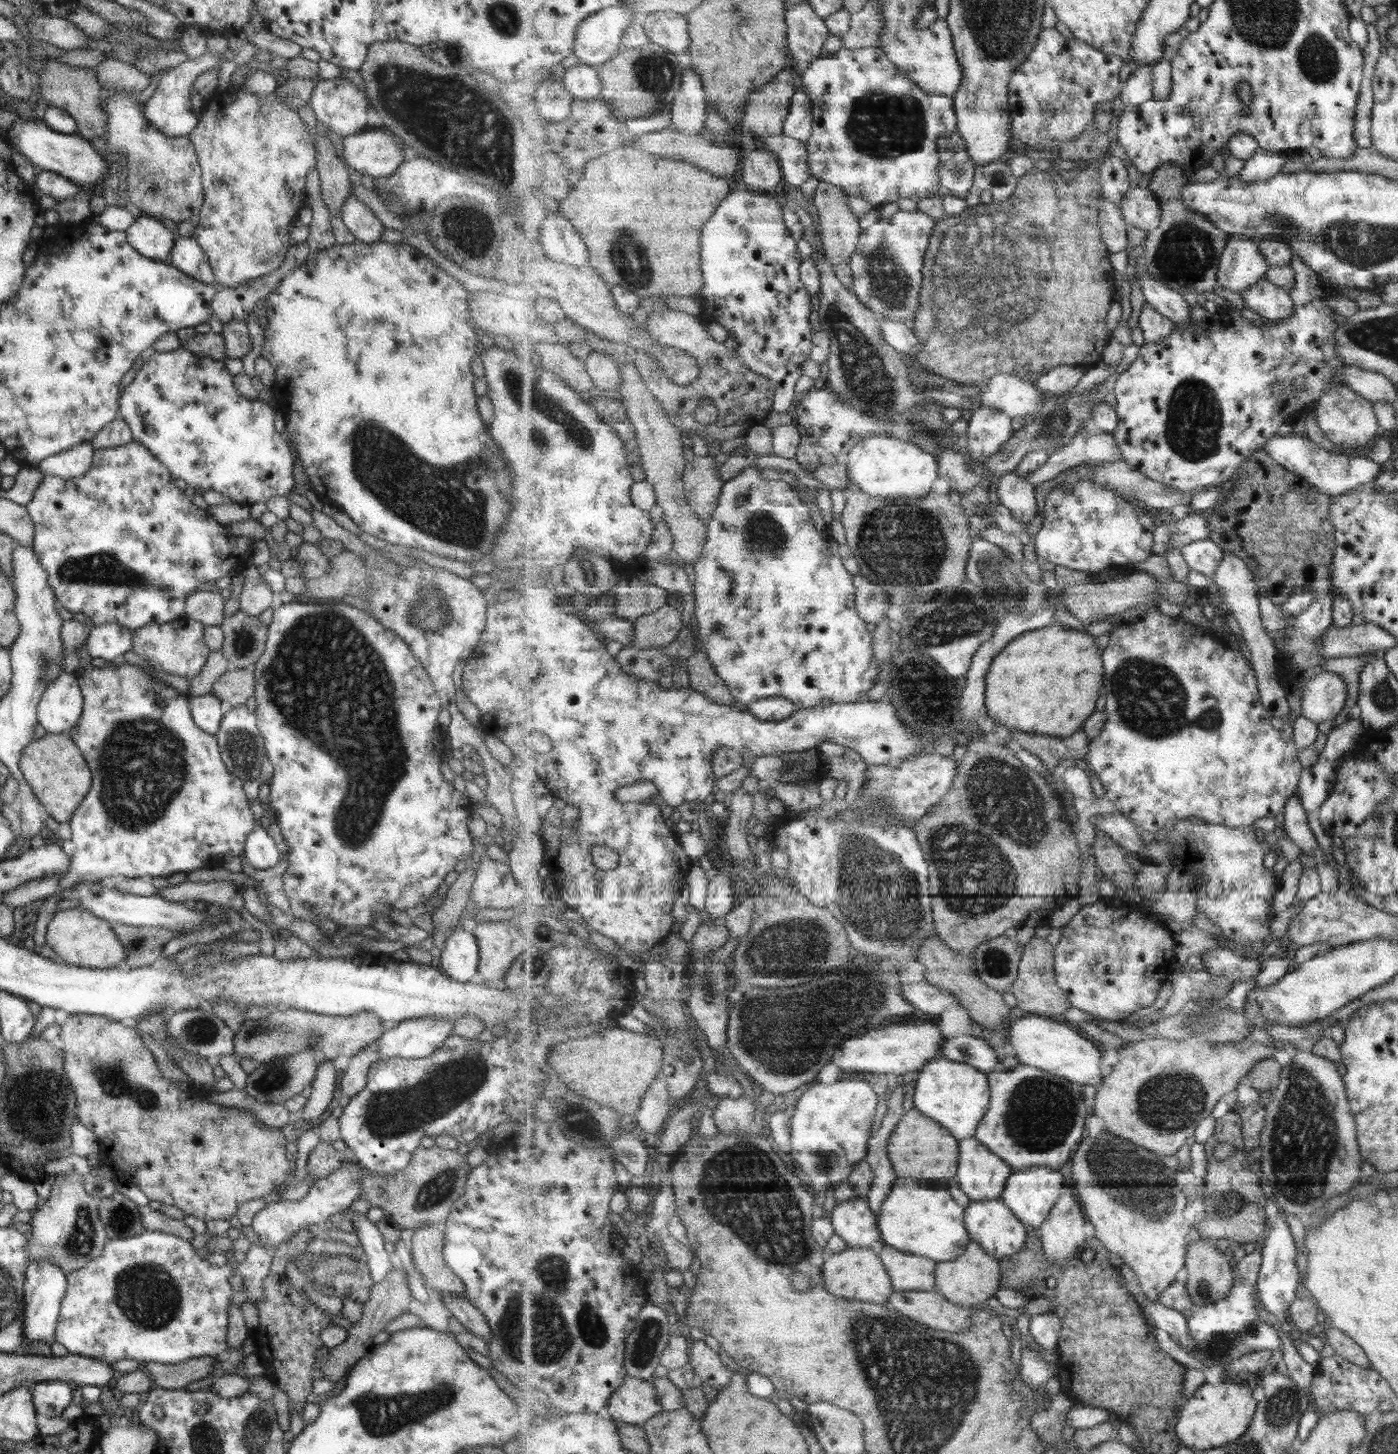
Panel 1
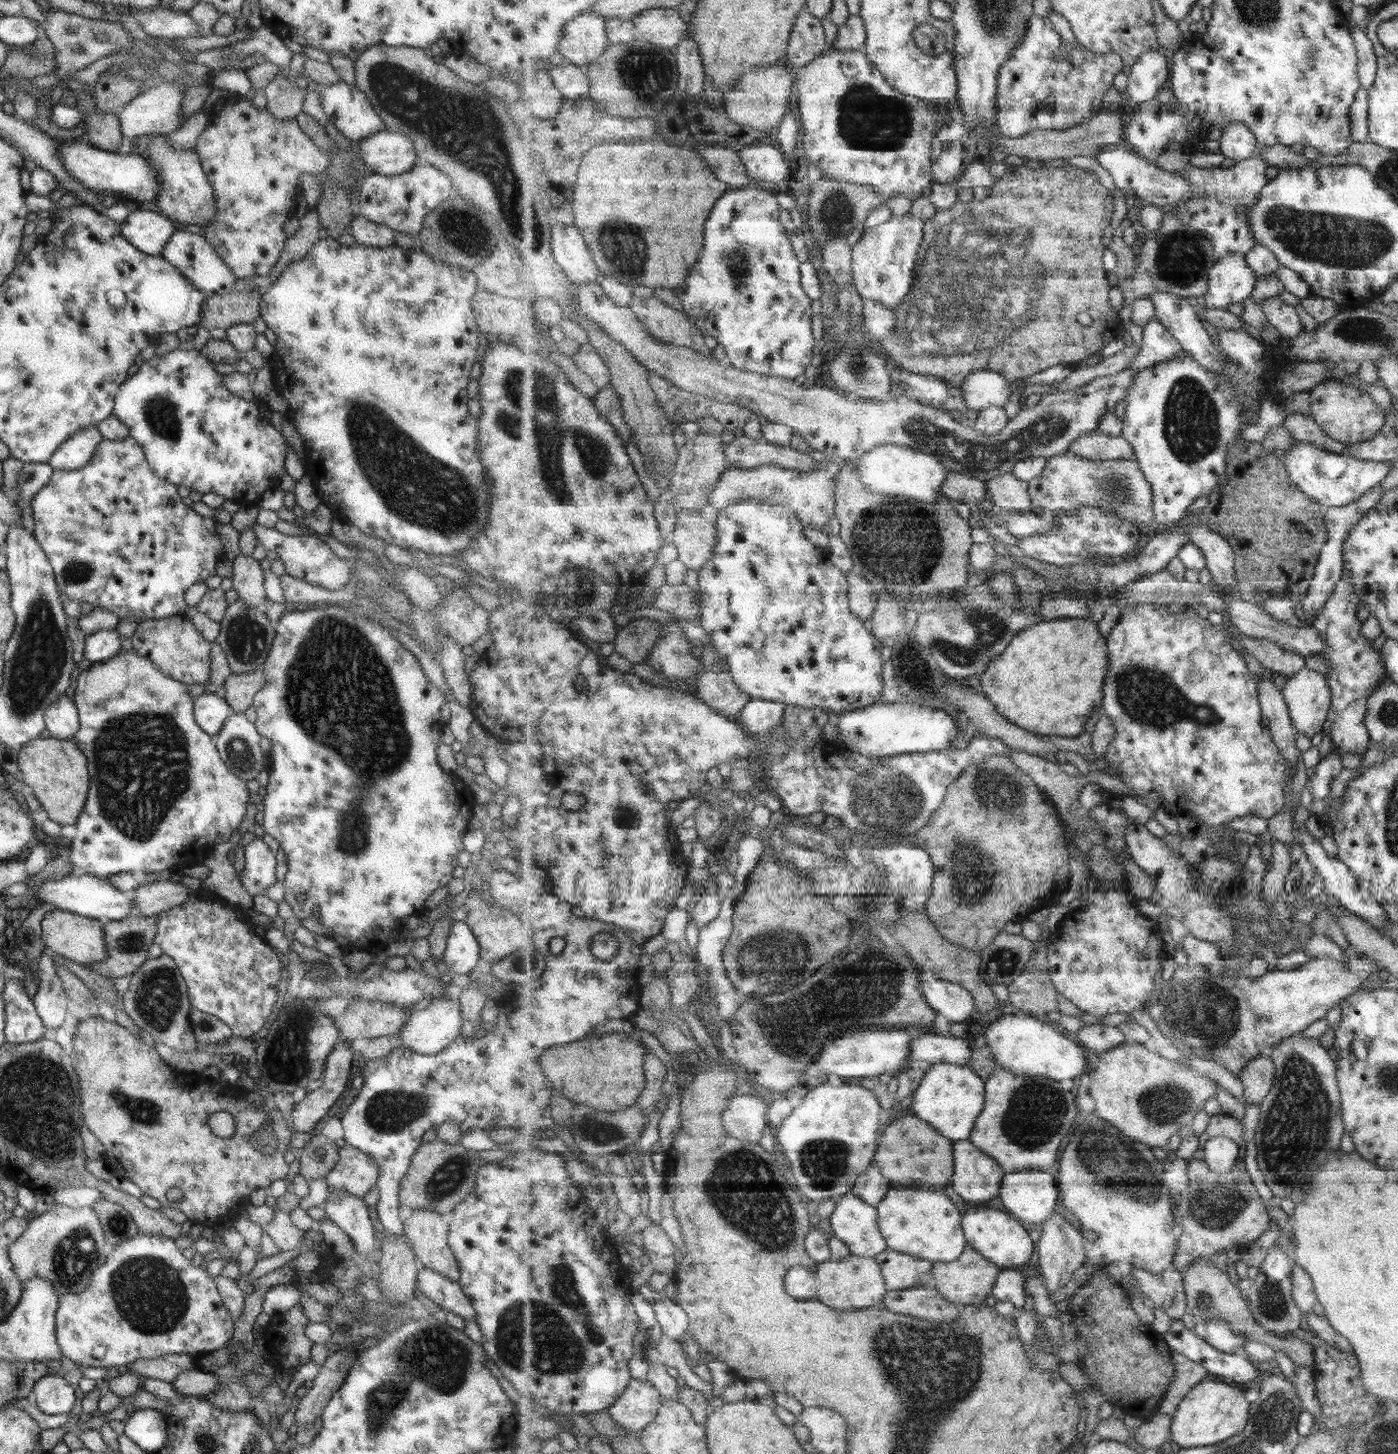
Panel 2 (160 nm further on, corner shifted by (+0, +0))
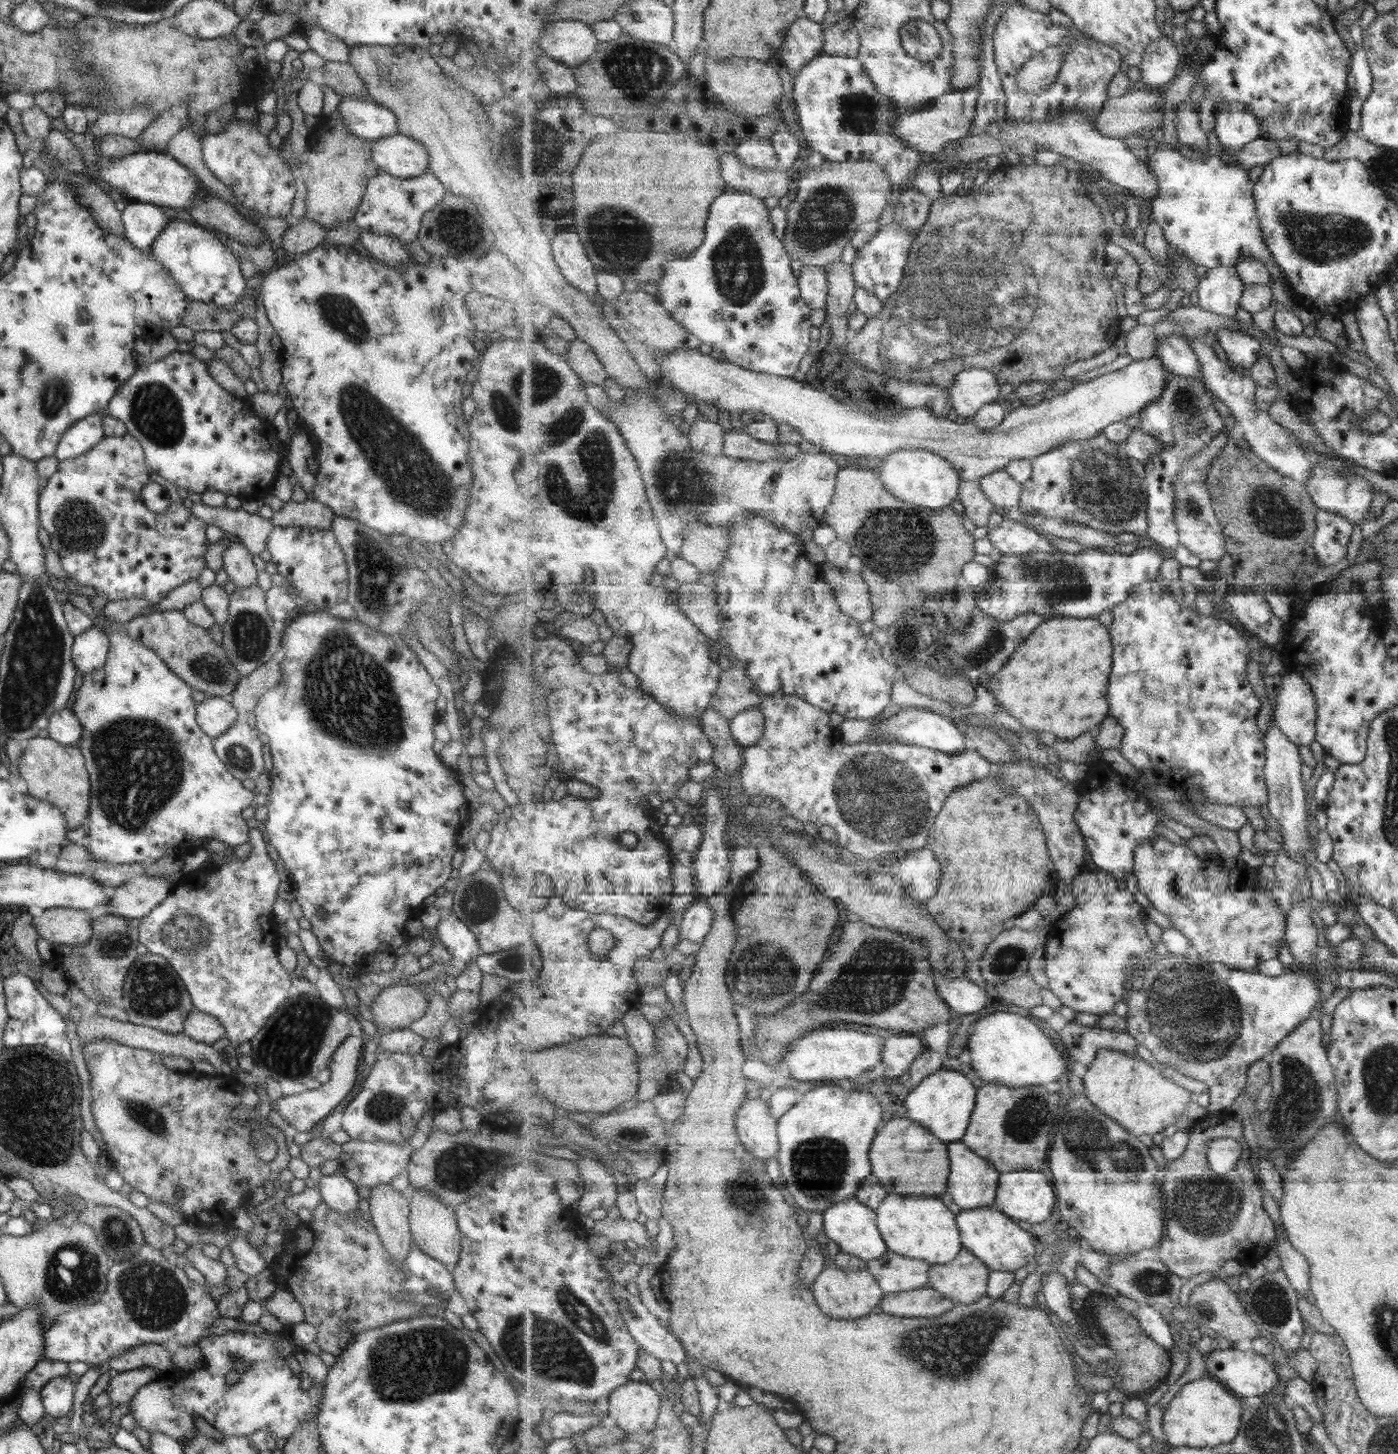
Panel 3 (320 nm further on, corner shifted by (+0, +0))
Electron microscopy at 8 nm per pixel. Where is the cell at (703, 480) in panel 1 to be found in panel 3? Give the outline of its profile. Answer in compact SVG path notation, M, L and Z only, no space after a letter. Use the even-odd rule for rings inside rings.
M698 414L687 435L694 451L708 455L723 455L725 434L725 430L717 422L711 422Z

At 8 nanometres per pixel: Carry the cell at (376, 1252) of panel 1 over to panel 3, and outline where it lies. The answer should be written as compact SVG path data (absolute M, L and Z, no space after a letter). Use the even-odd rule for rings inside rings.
M341 1173L322 1175L317 1183L321 1200L333 1210L350 1215L357 1209L359 1195L356 1186Z

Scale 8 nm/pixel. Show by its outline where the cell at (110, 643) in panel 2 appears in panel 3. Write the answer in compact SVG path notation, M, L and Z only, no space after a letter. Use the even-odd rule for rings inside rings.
M94 626L77 634L73 640L70 658L77 674L85 678L89 673L101 671L105 665L109 644L107 636Z

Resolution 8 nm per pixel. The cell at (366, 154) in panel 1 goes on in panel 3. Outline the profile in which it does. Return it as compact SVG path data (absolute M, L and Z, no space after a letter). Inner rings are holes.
M404 135L370 142L371 162L383 173L397 178L415 178L428 170L425 148Z

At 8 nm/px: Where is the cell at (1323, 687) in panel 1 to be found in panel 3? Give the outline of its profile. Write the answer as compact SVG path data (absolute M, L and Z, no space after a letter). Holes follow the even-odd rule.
M1283 671L1282 686L1278 694L1278 706L1274 722L1291 742L1313 744L1316 738L1316 699L1313 689L1297 671Z

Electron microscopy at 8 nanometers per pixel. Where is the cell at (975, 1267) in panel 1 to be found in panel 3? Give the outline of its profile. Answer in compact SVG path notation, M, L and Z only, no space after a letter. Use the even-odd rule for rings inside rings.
M968 1248L947 1264L931 1264L931 1288L959 1303L974 1303L988 1294L990 1268Z

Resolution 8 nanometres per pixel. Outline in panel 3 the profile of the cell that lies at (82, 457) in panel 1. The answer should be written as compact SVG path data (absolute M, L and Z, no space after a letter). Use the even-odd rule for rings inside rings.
M88 414L85 418L76 420L62 434L57 443L54 457L60 461L75 458L95 446L103 437L102 417L104 414Z

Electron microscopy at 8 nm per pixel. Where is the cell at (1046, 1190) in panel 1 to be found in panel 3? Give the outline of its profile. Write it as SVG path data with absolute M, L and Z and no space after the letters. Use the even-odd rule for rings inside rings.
M1013 1171L1001 1173L1000 1185L994 1207L1001 1212L1023 1224L1042 1224L1045 1220L1051 1220L1054 1212L1053 1206L1057 1202L1057 1196L1053 1186L1049 1184L1047 1174L1043 1172Z

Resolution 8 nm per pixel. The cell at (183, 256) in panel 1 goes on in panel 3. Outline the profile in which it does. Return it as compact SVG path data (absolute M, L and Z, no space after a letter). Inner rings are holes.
M171 218L153 239L148 253L167 271L189 300L233 306L244 293L246 280L239 270L237 258L221 240L201 226L189 226Z

